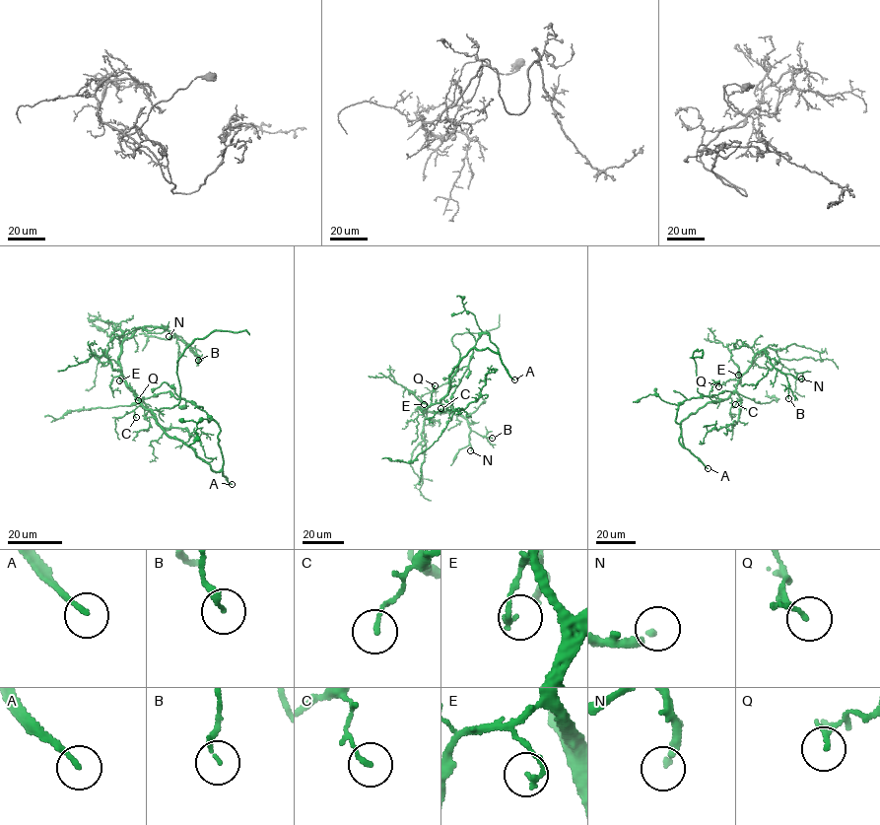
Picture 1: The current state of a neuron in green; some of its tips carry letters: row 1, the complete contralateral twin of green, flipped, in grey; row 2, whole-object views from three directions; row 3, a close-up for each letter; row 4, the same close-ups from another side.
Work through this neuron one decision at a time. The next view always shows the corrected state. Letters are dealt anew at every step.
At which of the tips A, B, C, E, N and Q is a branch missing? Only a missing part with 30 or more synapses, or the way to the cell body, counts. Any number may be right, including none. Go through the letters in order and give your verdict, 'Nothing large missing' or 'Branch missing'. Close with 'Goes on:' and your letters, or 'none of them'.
A: Branch missing
B: Nothing large missing
C: Nothing large missing
E: Nothing large missing
N: Branch missing
Q: Nothing large missing
Goes on: A, N

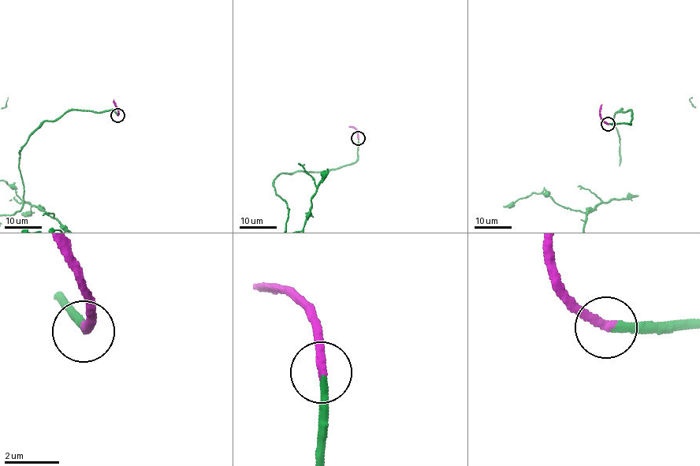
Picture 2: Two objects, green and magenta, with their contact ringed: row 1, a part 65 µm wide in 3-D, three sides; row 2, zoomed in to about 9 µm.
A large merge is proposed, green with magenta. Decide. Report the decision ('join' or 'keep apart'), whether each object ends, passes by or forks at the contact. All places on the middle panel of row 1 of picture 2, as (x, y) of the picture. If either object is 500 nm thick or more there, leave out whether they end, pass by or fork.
join; green ends; magenta ends

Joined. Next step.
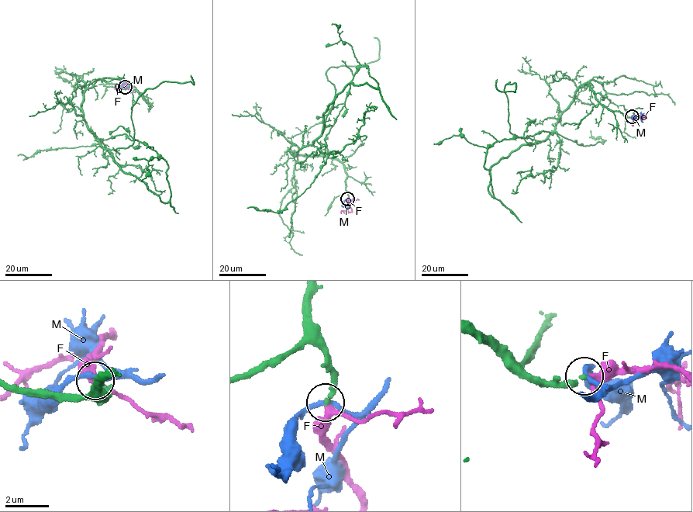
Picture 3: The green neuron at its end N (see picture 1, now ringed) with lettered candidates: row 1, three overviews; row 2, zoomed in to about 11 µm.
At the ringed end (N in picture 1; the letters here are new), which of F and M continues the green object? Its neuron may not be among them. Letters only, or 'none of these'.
F

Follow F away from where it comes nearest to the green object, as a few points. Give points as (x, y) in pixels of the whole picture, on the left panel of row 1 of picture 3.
F: (125, 87), (126, 82), (117, 87), (117, 91)

